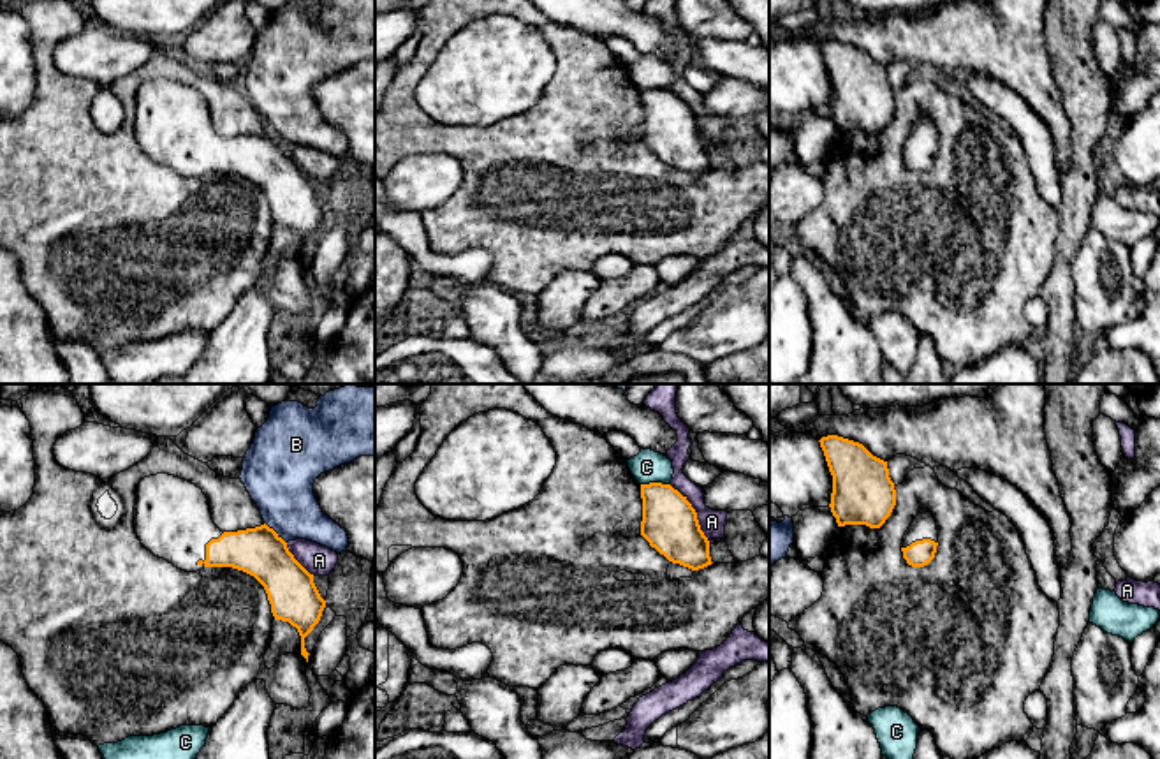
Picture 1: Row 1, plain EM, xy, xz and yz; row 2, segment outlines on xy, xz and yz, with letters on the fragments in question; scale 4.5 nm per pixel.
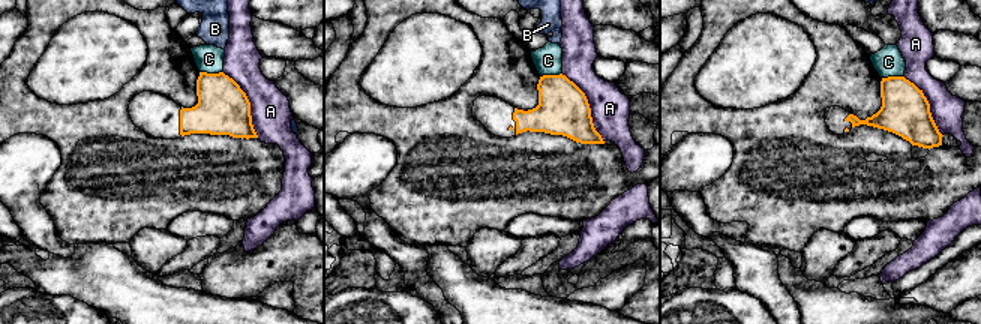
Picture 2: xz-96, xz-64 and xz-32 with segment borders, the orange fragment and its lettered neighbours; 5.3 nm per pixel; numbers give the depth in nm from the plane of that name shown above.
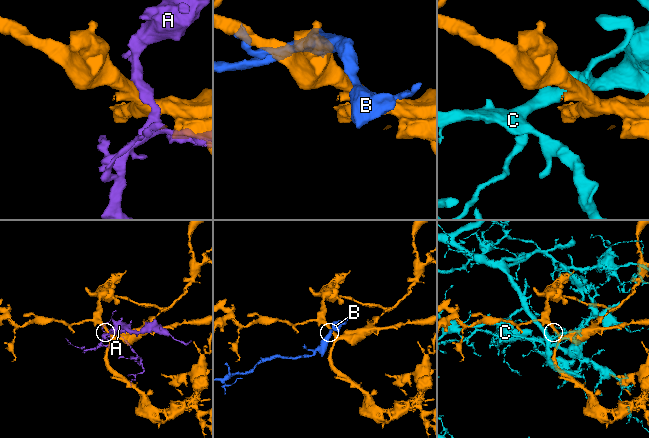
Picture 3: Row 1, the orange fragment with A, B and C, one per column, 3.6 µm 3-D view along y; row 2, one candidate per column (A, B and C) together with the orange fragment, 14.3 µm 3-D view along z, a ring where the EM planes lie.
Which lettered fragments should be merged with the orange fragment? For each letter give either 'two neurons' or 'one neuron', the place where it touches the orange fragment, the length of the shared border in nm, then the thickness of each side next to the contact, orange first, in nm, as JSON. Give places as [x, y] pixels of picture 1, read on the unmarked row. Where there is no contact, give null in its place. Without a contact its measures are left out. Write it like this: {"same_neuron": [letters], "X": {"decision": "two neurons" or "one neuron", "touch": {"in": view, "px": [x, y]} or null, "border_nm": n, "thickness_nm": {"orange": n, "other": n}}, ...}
{"same_neuron": [], "A": {"decision": "two neurons", "touch": {"in": "xz", "px": [696, 118]}, "border_nm": 320, "thickness_nm": {"orange": 260, "other": 110}}, "B": {"decision": "two neurons", "touch": {"in": "xy", "px": [275, 138]}, "border_nm": 140, "thickness_nm": {"orange": 220, "other": 300}}, "C": {"decision": "two neurons", "touch": {"in": "xz", "px": [655, 88]}, "border_nm": 140, "thickness_nm": {"orange": 260, "other": 150}}}

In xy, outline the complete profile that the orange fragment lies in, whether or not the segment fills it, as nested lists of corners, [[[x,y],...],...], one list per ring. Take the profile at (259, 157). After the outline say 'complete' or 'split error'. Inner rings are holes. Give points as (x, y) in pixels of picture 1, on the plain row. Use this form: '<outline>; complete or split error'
[[[157,79],[137,90],[134,132],[141,150],[174,173],[197,178],[204,173],[232,173],[253,181],[266,195],[275,225],[289,227],[301,241],[301,261],[308,268],[305,243],[319,229],[326,206],[310,180],[289,157],[287,148],[266,129],[255,134],[222,137],[211,125],[208,104],[195,90]]]; split error

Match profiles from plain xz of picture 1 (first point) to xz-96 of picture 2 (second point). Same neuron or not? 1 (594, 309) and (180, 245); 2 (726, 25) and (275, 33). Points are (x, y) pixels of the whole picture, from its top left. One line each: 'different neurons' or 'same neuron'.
1: different neurons
2: different neurons

